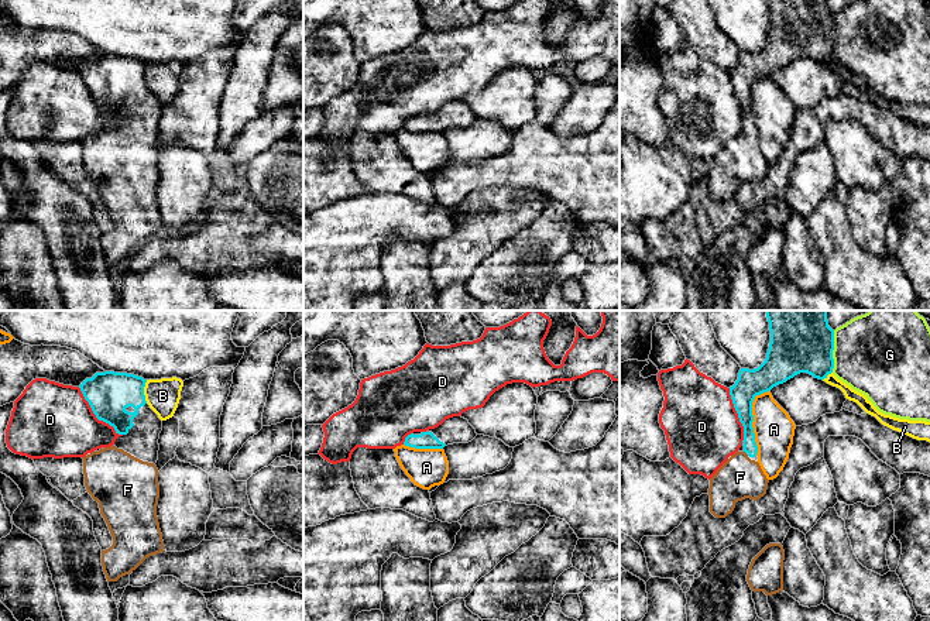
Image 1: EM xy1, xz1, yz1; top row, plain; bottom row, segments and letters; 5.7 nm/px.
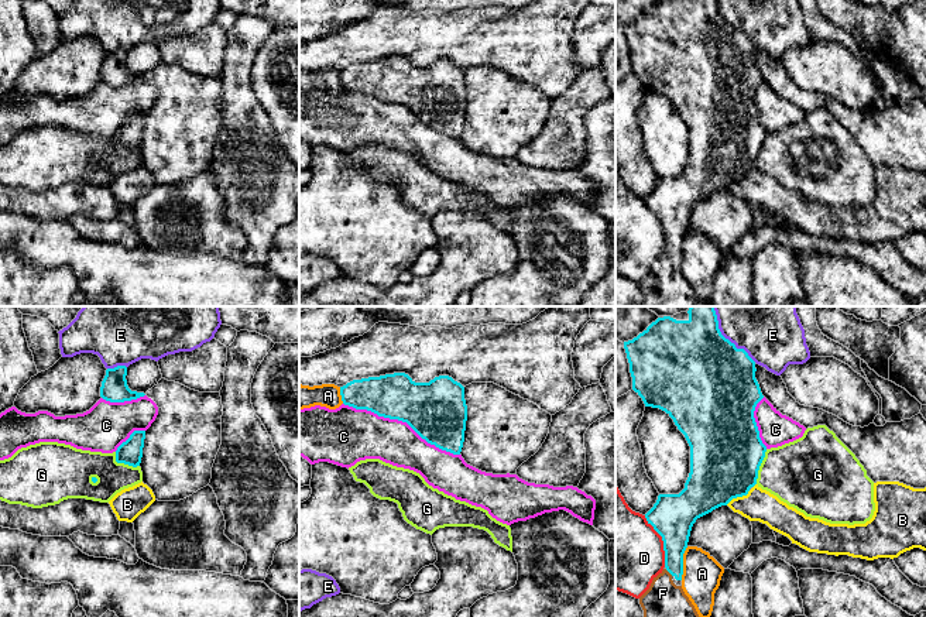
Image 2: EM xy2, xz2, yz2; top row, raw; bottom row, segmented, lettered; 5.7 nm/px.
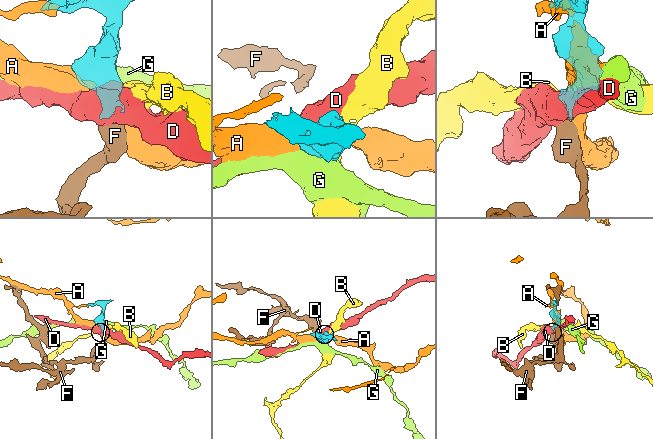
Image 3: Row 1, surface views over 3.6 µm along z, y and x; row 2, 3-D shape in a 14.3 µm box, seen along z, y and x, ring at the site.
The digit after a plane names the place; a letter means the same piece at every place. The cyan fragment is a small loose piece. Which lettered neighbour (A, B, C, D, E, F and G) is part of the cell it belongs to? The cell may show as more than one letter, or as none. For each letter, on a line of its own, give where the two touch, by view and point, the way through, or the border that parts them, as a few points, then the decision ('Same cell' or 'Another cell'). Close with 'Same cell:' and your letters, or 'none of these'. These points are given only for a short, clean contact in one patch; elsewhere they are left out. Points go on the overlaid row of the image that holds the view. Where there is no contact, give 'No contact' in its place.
A: Touches cyan at yz1 (752, 419). Another cell
B: Touches cyan at yz2 (737, 496). Another cell
C: Touches cyan at xz2 (401, 420). Another cell
D: Touches cyan at xy1 (95, 414). Another cell
E: Touches cyan at yz2 (724, 338). Another cell
F: Touches cyan at yz2 (669, 572). Path across: yz2 (675, 530), (669, 572), (664, 579), (664, 599). Same cell
G: Touches cyan at yz1 (831, 352). Another cell
Same cell: F

